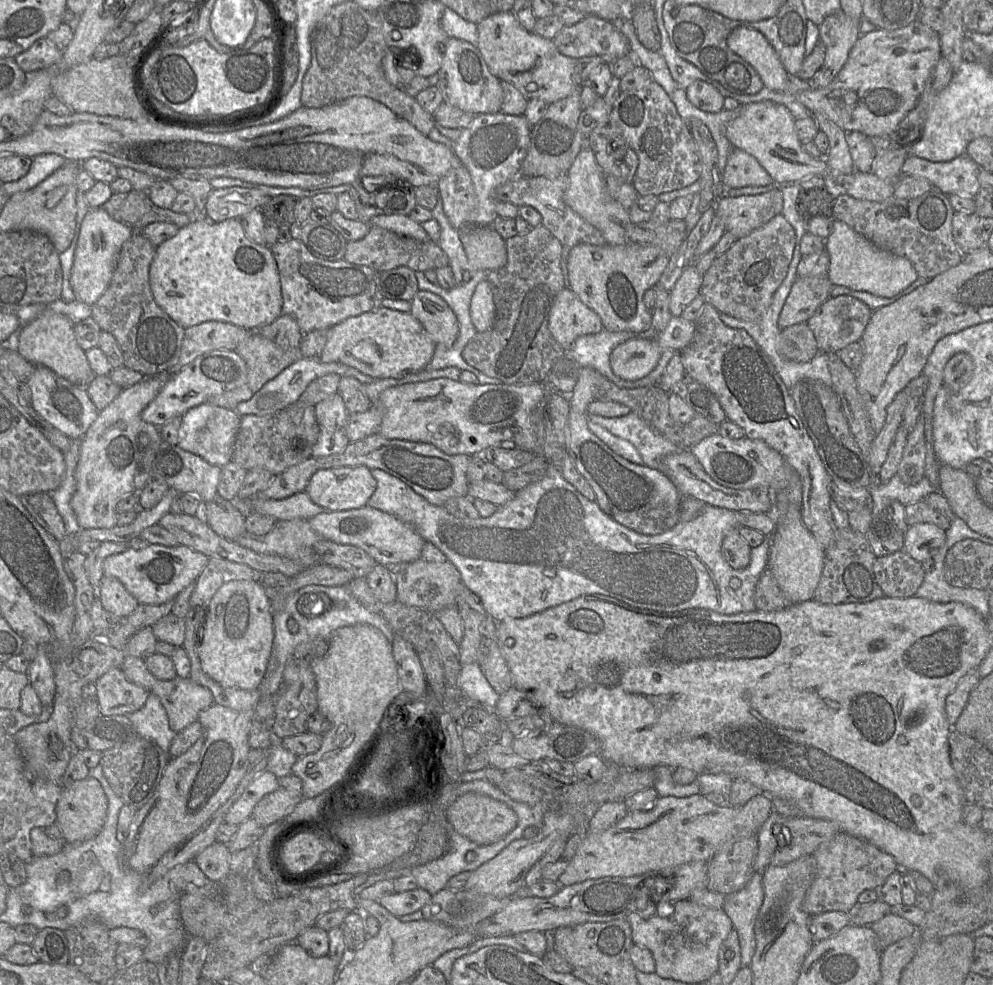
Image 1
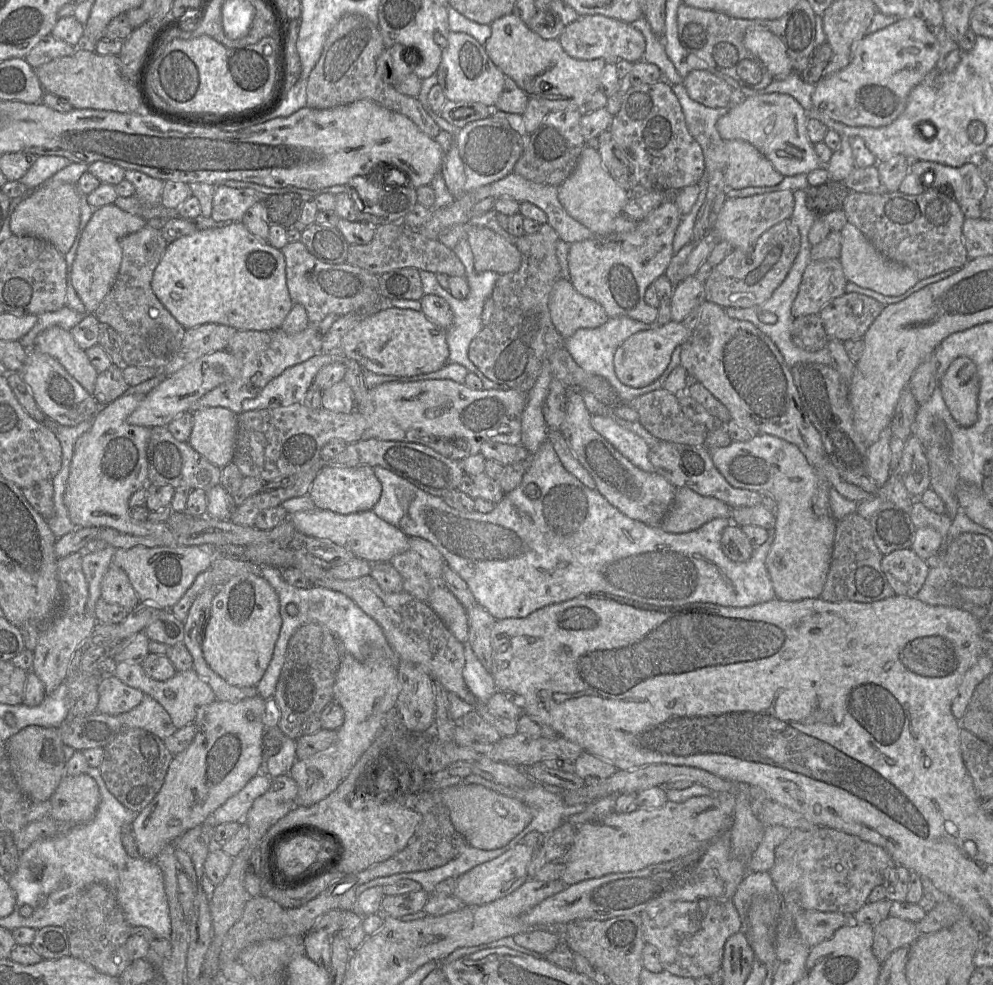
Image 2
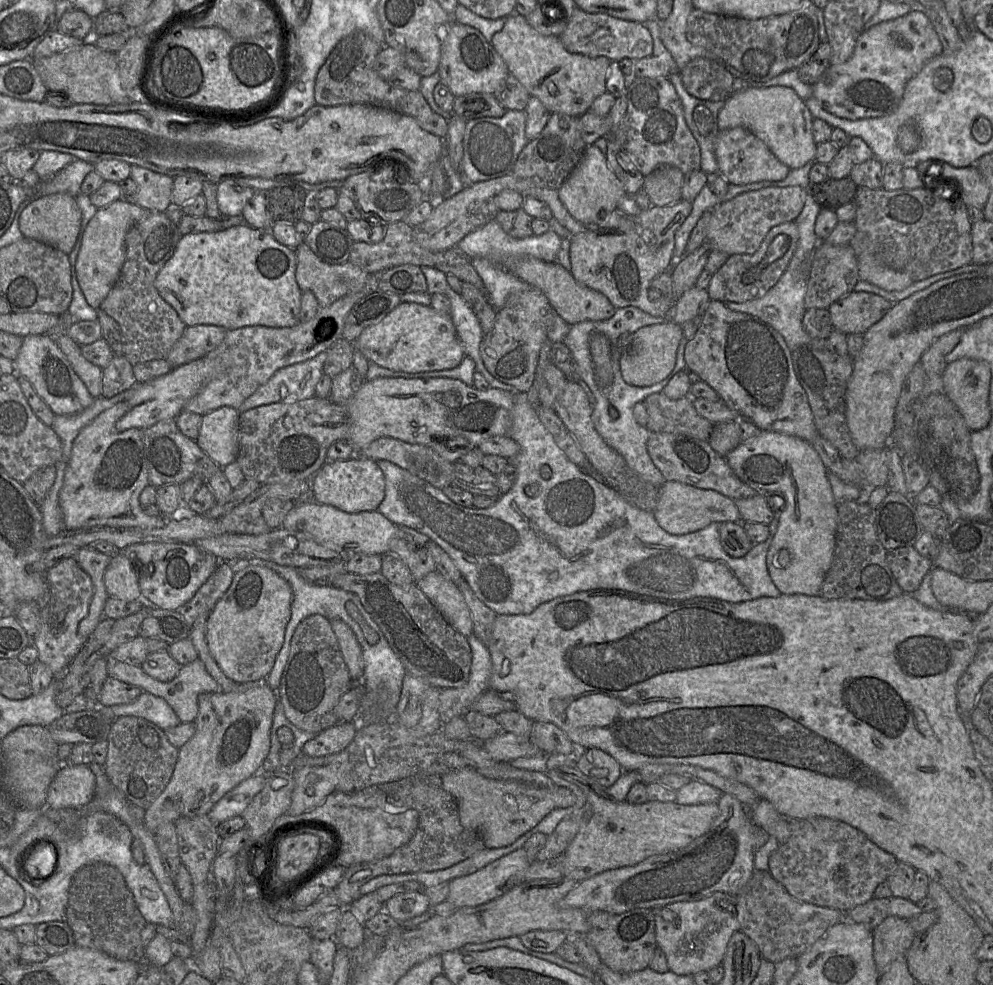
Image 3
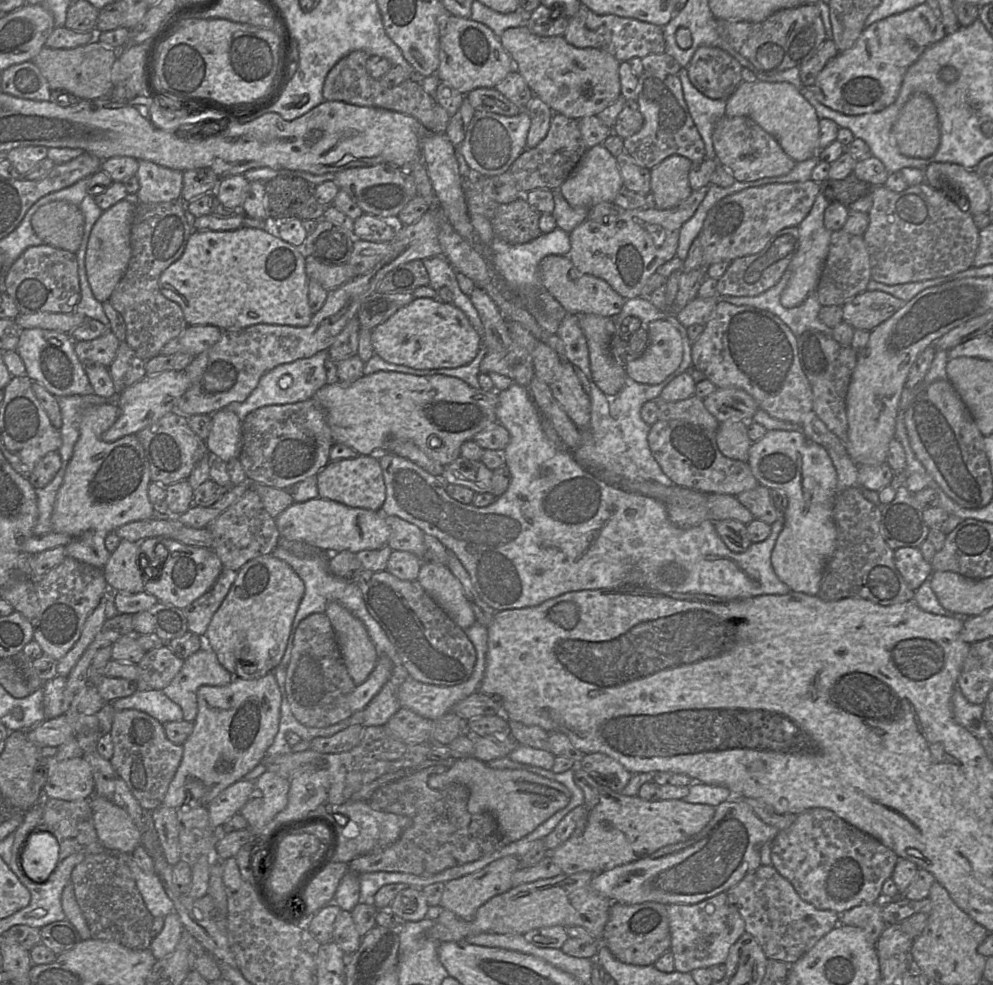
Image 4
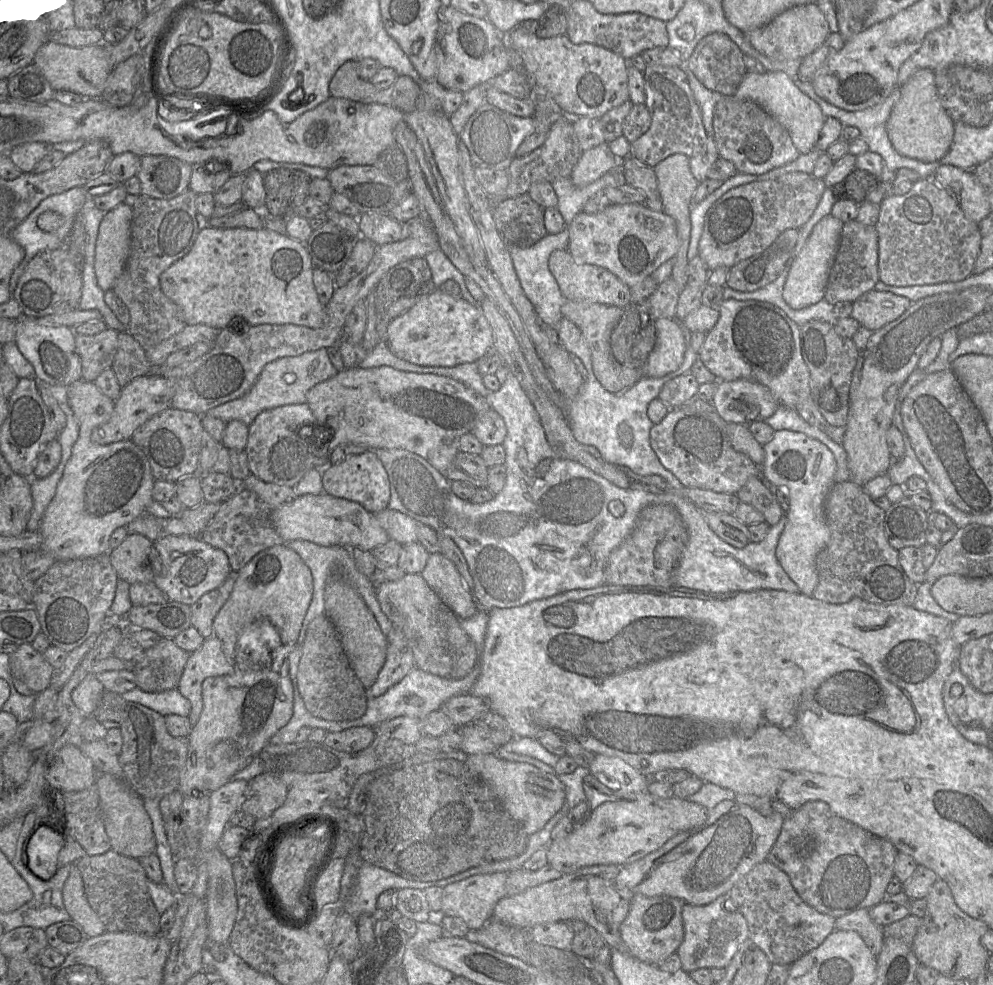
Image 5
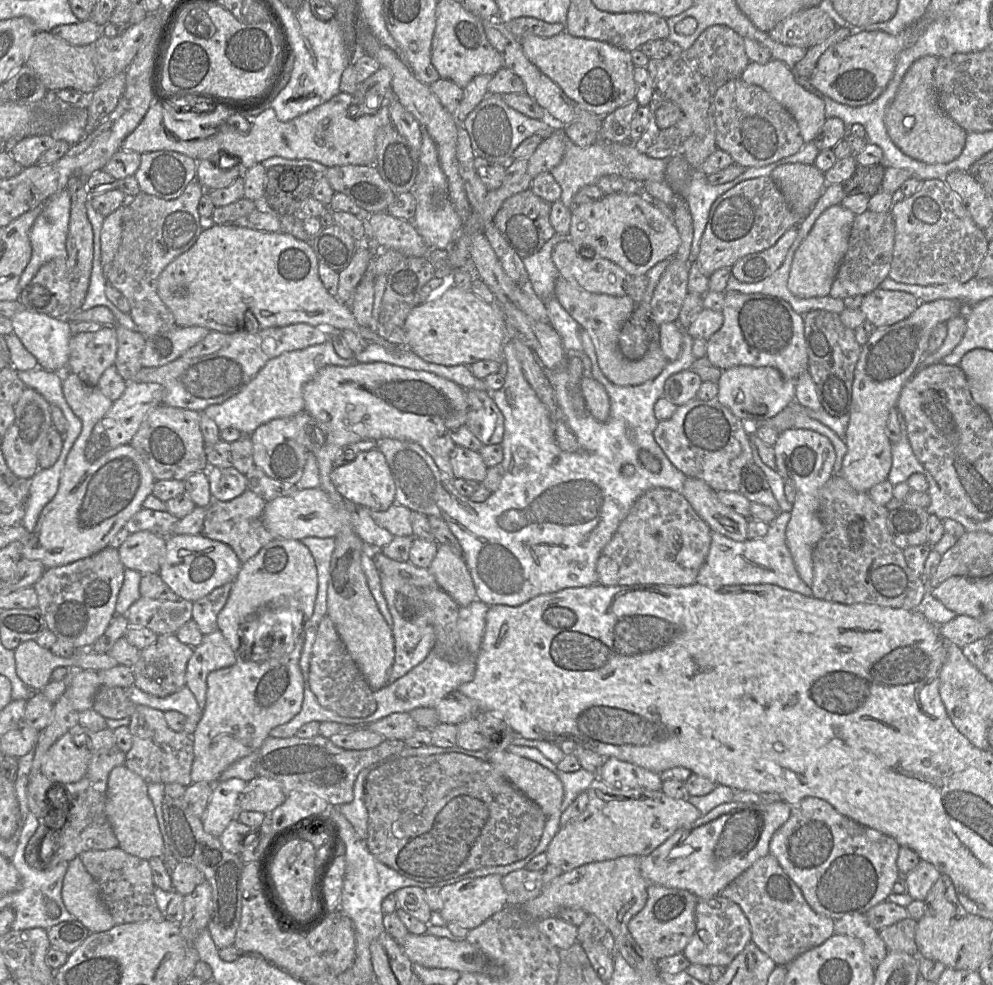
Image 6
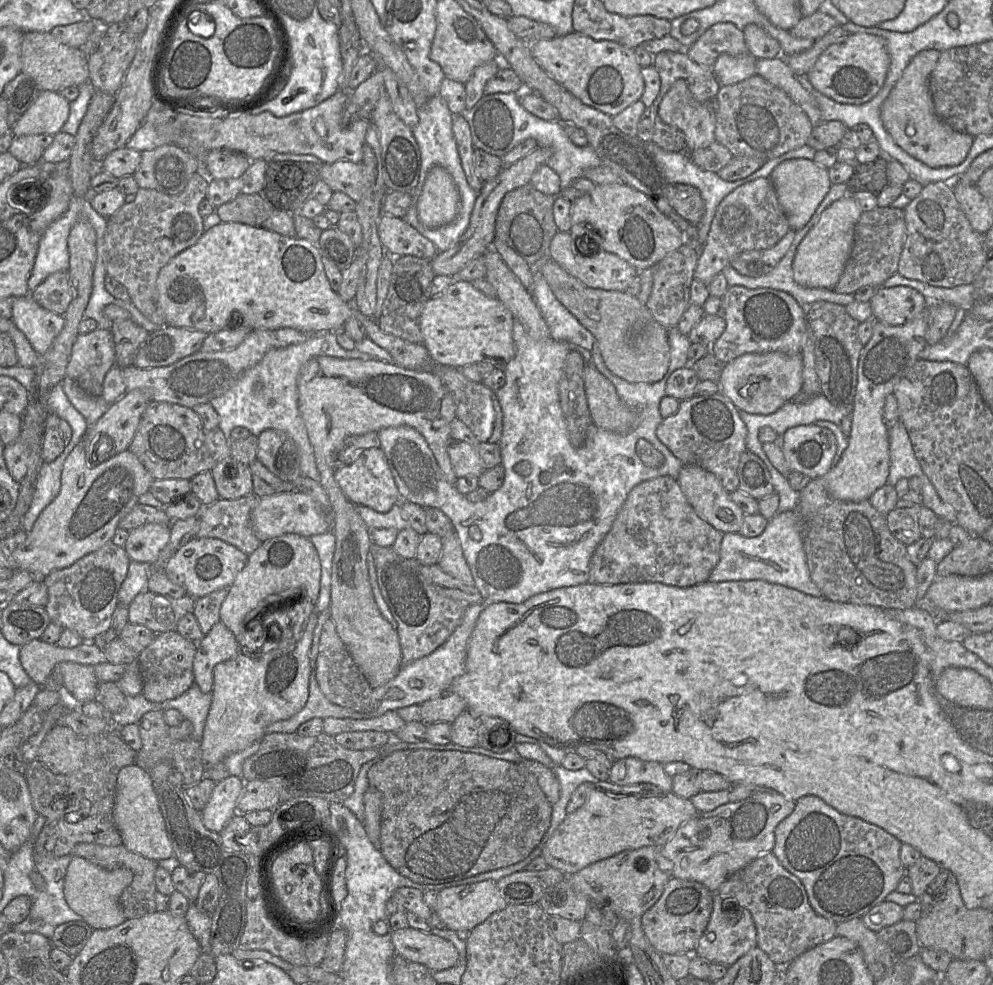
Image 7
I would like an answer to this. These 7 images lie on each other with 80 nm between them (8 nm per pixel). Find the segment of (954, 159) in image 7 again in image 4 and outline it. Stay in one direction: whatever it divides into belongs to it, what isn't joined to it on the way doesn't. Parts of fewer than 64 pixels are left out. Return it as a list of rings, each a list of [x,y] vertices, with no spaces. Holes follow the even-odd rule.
[[[913,95],[894,125],[899,151],[907,157],[928,159],[938,149],[940,128],[936,107],[929,96]]]

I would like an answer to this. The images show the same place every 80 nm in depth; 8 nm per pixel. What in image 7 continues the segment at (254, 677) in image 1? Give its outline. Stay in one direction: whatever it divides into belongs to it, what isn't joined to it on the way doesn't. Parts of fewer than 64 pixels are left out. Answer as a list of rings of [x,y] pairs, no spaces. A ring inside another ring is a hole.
[[[287,533],[266,540],[248,556],[245,567],[229,587],[220,621],[231,630],[240,647],[249,650],[247,639],[274,640],[272,651],[277,648],[277,639],[292,639],[302,633],[302,623],[315,611],[320,580],[319,555],[309,538]]]

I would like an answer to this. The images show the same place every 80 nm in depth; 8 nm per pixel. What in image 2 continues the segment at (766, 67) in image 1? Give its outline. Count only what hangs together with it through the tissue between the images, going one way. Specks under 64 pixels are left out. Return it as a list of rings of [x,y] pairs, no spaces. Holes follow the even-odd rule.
[[[763,29],[751,30],[745,35],[744,44],[763,61],[774,80],[785,79],[793,72],[786,46],[773,33]]]

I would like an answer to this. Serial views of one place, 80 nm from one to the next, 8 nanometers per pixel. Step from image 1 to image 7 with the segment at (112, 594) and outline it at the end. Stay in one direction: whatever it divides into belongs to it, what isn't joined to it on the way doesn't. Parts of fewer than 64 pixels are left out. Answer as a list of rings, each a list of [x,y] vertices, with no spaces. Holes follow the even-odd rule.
[[[150,523],[129,531],[124,545],[131,561],[153,566],[170,539],[170,525]]]

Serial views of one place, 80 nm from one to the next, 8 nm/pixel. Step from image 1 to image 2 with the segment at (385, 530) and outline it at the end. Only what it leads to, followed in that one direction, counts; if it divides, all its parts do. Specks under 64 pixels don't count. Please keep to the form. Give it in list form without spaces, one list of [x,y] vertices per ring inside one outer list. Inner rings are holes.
[[[315,508],[310,511],[296,512],[288,517],[298,532],[329,540],[351,551],[355,557],[367,560],[372,564],[389,562],[394,556],[405,552],[409,547],[409,537],[399,528],[381,519],[372,510],[339,514]]]

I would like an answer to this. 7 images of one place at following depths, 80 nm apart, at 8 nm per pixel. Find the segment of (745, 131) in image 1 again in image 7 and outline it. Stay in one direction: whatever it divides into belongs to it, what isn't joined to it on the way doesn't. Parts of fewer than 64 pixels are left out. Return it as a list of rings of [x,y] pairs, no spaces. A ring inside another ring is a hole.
[[[784,57],[758,59],[755,75],[759,75],[774,86],[782,89],[807,114],[812,125],[822,123],[820,110],[813,96],[797,81],[797,77],[786,64]]]

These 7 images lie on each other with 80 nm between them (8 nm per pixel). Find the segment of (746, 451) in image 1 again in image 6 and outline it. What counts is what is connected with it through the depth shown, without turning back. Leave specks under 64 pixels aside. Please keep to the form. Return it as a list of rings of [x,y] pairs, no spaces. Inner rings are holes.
[[[795,428],[781,432],[773,448],[776,471],[784,481],[792,481],[796,488],[791,517],[785,532],[786,544],[800,578],[805,584],[811,586],[813,583],[812,554],[824,531],[819,516],[819,492],[834,475],[836,452],[826,436],[812,430]]]

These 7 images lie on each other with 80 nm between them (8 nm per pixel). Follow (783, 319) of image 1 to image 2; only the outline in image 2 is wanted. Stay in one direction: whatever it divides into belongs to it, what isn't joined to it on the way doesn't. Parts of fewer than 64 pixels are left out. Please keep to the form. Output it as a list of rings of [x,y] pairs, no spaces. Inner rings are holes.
[[[839,258],[811,260],[792,305],[793,317],[818,314],[826,304],[846,293],[847,283]]]

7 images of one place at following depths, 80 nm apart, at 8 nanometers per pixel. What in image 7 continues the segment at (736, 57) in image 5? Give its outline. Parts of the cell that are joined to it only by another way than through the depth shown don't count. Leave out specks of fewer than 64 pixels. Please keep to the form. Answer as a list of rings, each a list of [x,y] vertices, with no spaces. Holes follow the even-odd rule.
[[[728,22],[712,25],[686,49],[692,61],[708,68],[713,68],[722,54],[742,56],[748,53],[743,31]]]

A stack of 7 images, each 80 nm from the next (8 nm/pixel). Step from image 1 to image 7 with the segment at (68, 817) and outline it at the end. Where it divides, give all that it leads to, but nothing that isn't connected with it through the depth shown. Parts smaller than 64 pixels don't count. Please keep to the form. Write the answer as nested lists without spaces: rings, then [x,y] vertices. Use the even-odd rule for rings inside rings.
[[[60,722],[55,724],[45,736],[37,760],[55,774],[69,774],[81,767],[85,750],[85,738],[79,737],[71,728]]]

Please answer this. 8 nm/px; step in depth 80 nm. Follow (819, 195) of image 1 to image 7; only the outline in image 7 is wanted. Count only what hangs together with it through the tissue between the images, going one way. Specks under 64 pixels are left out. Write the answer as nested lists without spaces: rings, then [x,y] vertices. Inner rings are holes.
[[[881,150],[878,158],[867,163],[855,163],[855,169],[848,180],[849,193],[870,192],[878,195],[889,184],[887,177],[888,163],[893,158]]]

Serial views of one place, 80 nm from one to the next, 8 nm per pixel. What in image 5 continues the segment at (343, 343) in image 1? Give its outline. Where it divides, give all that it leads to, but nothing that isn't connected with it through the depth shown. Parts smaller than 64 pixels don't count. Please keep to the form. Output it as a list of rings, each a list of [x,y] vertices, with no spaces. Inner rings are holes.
[[[439,289],[421,296],[413,307],[390,321],[386,343],[395,356],[418,366],[454,367],[478,361],[492,351],[493,335],[491,326],[478,303],[453,297]]]

